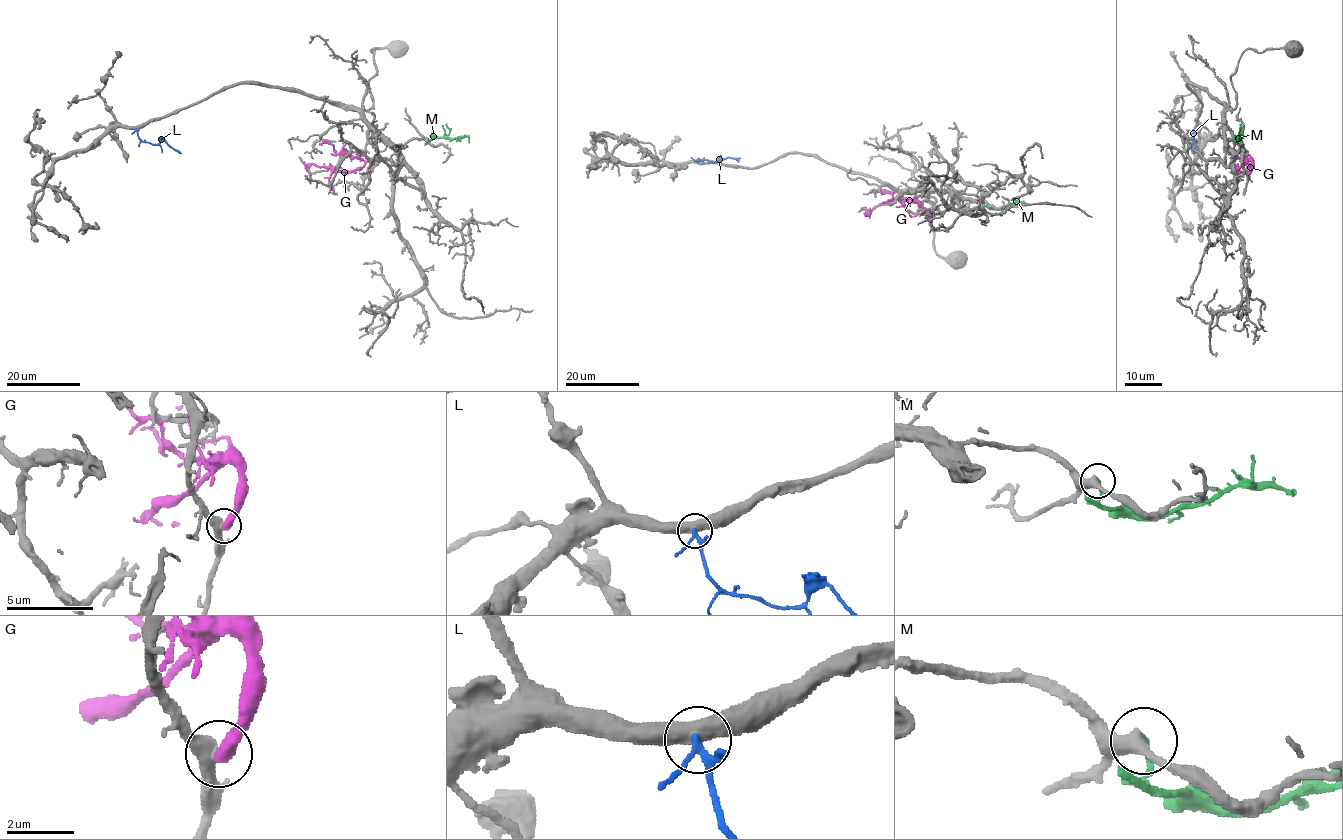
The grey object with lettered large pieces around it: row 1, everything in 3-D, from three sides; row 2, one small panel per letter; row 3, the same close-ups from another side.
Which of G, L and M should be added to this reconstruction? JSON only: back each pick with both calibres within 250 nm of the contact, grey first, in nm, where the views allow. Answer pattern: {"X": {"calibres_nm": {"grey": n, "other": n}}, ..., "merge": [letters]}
{"merge": []}

